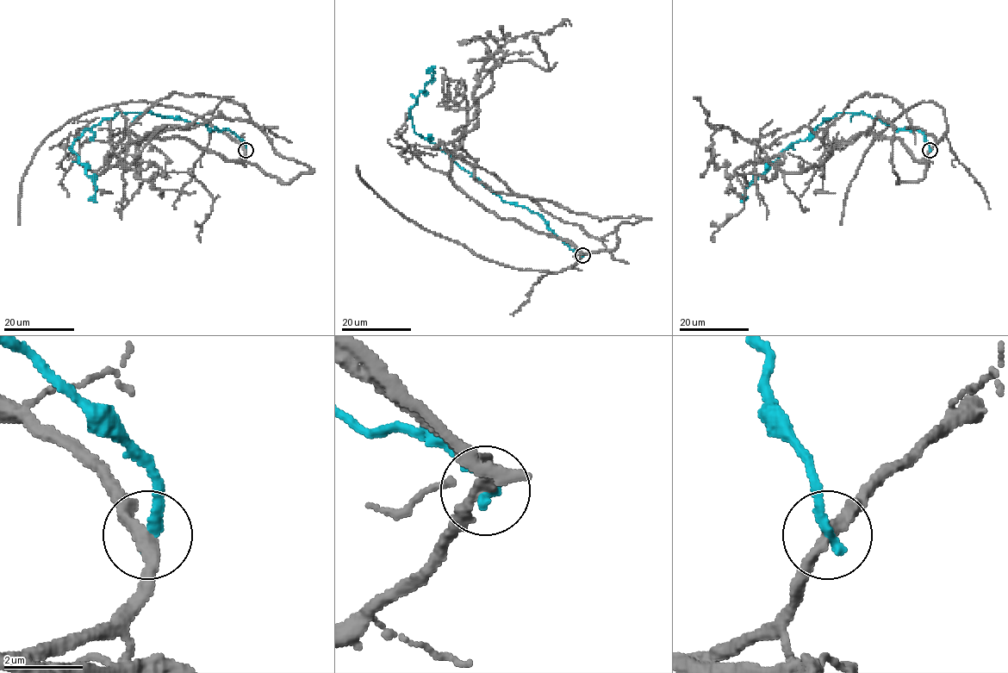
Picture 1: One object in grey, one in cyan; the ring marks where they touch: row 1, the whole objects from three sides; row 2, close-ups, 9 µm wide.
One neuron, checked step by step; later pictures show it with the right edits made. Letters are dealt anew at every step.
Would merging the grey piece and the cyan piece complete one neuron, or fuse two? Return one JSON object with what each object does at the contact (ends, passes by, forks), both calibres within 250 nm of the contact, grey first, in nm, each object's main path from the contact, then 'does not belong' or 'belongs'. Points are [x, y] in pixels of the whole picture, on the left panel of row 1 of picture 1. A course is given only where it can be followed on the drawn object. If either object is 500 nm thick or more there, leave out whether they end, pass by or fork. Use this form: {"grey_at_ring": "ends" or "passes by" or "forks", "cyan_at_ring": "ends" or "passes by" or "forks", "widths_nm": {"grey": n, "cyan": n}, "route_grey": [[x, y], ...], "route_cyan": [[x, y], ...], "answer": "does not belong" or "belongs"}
{"grey_at_ring": "passes by", "cyan_at_ring": "ends", "widths_nm": {"grey": 300, "cyan": 280}, "route_grey": [[245, 150], [131, 133], [62, 146], [93, 171], [189, 172], [213, 198], [201, 242]], "route_cyan": [[245, 150], [227, 129], [149, 111], [118, 113], [87, 128], [71, 148], [92, 177], [96, 202]], "answer": "does not belong"}

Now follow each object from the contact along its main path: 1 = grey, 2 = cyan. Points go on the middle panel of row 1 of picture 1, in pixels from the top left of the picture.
1: (582, 255), (401, 154), (473, 130), (503, 62), (550, 70), (538, 40)
2: (582, 255), (571, 250), (538, 214), (504, 202), (449, 154), (414, 131), (409, 111), (430, 81), (434, 67)

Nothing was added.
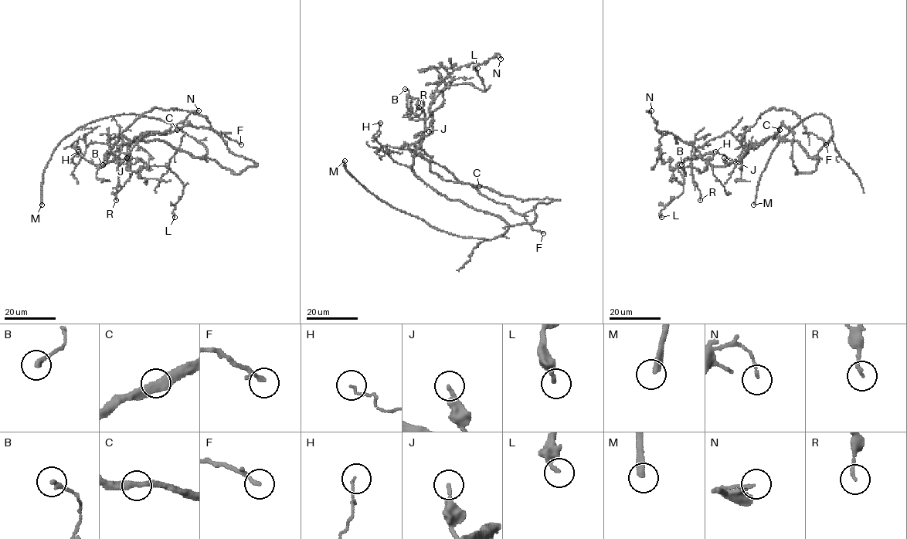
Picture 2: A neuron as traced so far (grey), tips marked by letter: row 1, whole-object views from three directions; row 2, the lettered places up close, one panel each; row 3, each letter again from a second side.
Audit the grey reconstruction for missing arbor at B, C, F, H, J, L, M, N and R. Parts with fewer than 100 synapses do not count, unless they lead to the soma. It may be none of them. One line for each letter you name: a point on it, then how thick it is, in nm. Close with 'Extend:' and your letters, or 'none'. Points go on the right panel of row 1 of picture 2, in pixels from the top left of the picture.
M: place (753, 205); calibre 280 nm
Extend: M

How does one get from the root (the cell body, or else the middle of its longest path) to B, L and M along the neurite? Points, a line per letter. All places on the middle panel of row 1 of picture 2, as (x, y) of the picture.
B: (450, 200), (386, 152), (375, 153), (385, 146), (405, 150), (433, 130), (431, 116), (411, 119), (405, 89)
L: (450, 200), (375, 152), (429, 135), (449, 86), (486, 90), (477, 68)
M: (450, 200), (494, 214), (509, 227), (490, 239), (437, 230), (371, 194), (347, 171), (344, 161)

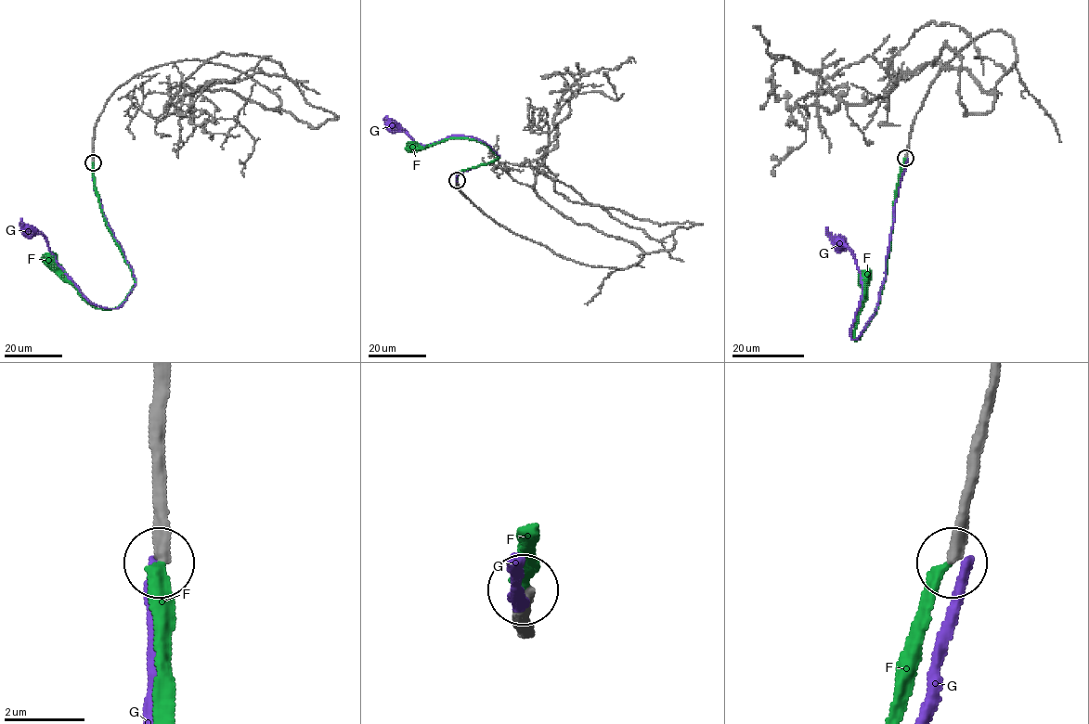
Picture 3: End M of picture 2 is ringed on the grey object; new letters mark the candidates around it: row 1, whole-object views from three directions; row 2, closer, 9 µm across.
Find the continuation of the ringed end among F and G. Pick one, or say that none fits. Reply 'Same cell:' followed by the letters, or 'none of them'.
Same cell: none of them

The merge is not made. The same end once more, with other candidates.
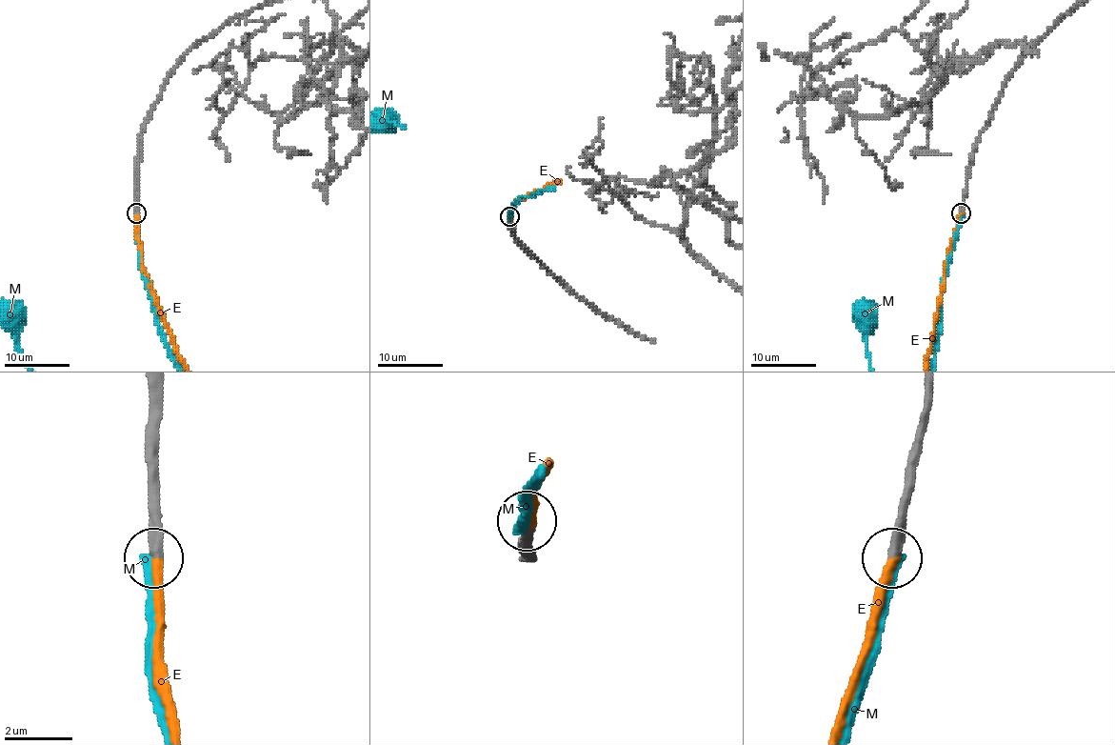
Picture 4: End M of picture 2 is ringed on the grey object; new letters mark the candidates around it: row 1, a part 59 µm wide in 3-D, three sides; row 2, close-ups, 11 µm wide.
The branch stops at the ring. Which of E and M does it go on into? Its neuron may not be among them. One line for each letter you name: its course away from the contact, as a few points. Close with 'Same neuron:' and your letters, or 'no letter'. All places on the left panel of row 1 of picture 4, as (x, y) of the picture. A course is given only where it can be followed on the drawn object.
Same neuron: E

